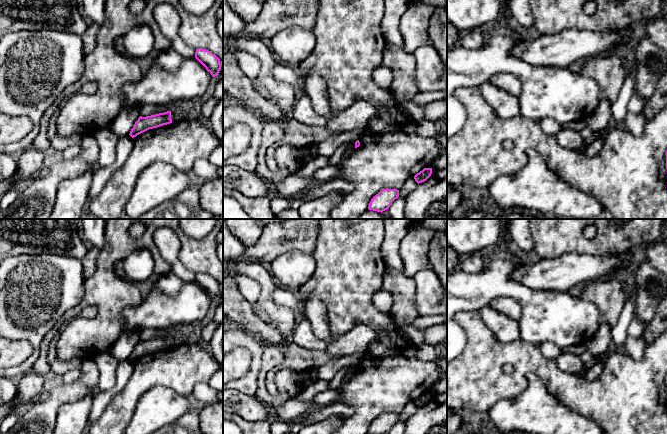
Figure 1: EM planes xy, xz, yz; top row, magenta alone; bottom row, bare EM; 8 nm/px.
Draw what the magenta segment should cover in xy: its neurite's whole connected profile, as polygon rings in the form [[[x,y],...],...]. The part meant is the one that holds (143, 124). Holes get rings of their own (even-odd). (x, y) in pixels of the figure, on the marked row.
[[[167,111],[164,113],[159,113],[151,116],[146,116],[146,117],[140,116],[138,120],[135,122],[129,135],[132,138],[134,138],[137,135],[149,129],[157,128],[170,123],[172,123],[171,111]]]

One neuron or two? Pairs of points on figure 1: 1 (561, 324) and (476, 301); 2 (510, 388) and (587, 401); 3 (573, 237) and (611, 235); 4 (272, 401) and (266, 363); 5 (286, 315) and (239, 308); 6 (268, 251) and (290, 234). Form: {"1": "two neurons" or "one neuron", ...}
{"1": "one neuron", "2": "one neuron", "3": "one neuron", "4": "one neuron", "5": "two neurons", "6": "one neuron"}

